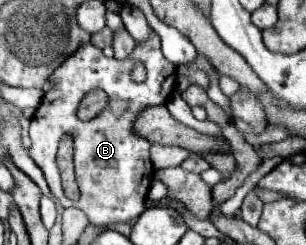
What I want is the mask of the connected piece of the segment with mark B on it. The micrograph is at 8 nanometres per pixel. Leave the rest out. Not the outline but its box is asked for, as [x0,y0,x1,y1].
[29,33,177,227]

